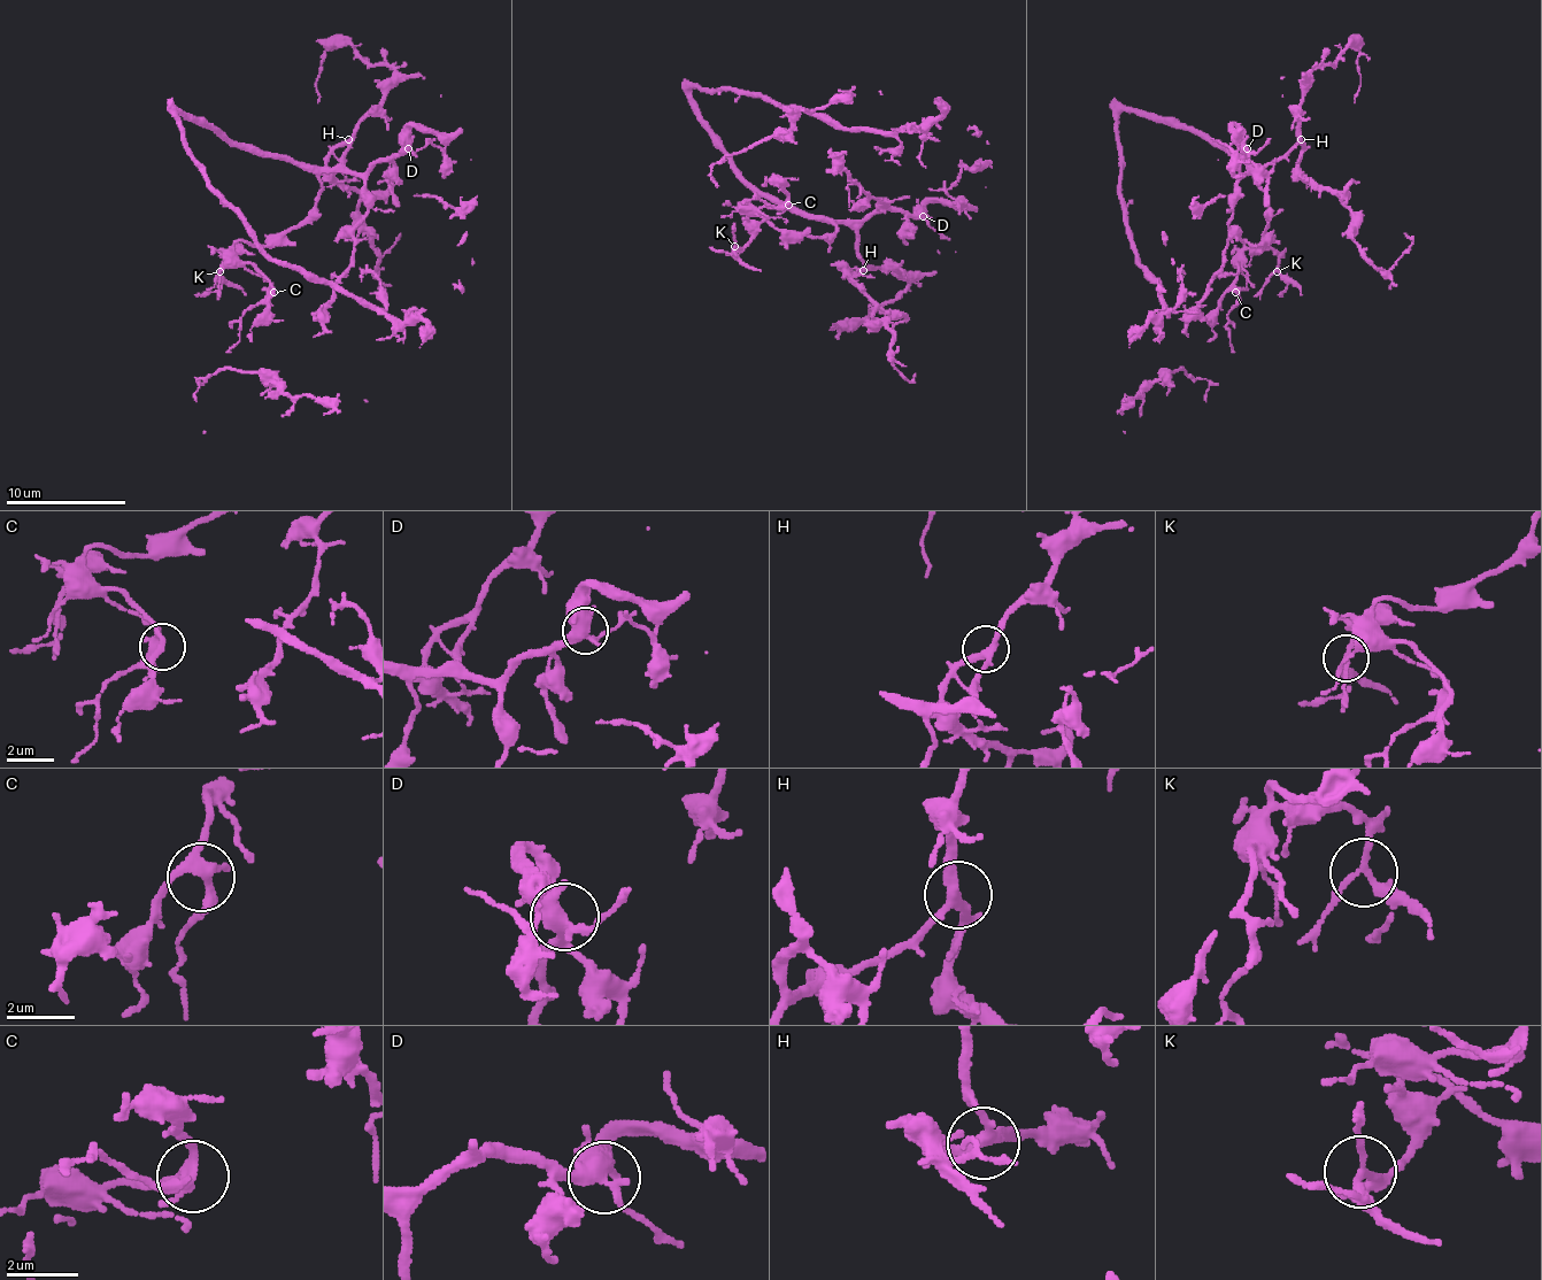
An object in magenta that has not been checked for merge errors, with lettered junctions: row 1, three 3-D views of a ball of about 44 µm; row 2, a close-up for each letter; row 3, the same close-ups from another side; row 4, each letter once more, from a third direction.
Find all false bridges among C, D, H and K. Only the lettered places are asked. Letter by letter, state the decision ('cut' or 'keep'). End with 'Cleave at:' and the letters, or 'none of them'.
C: keep
D: keep
H: keep
K: keep
Cleave at: none of them

